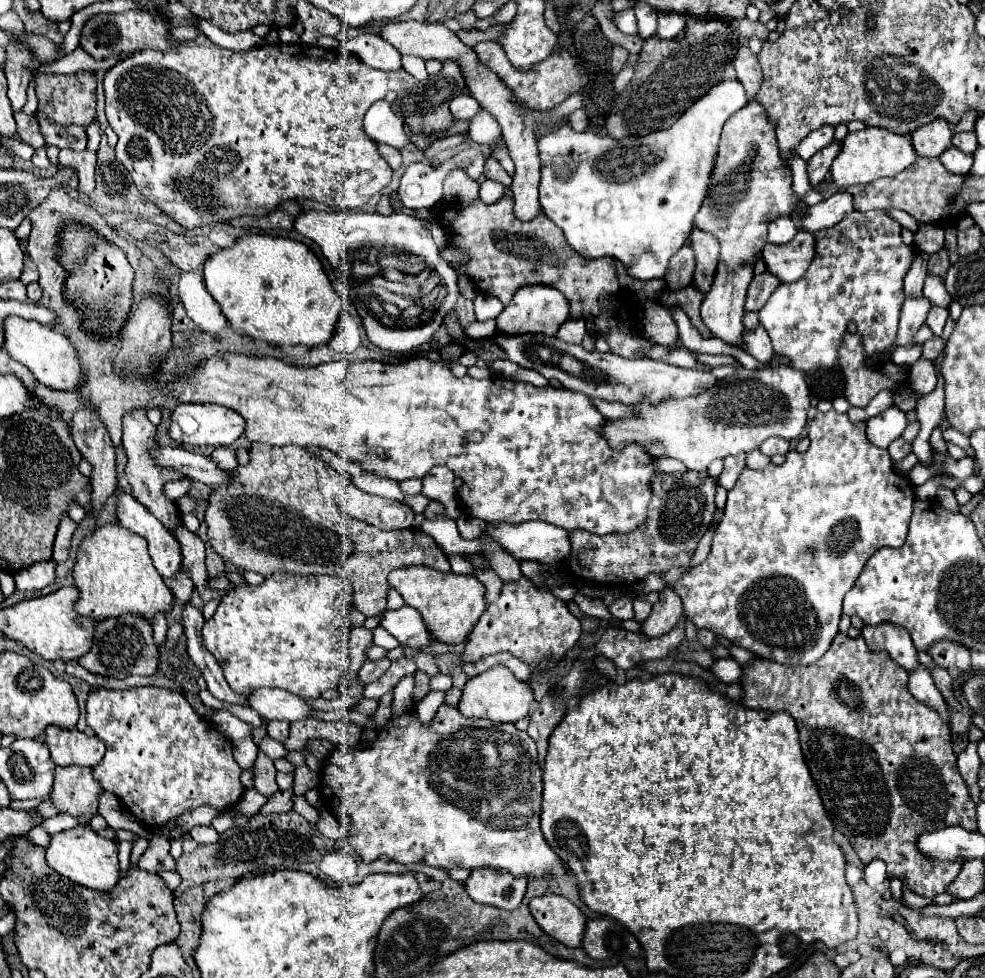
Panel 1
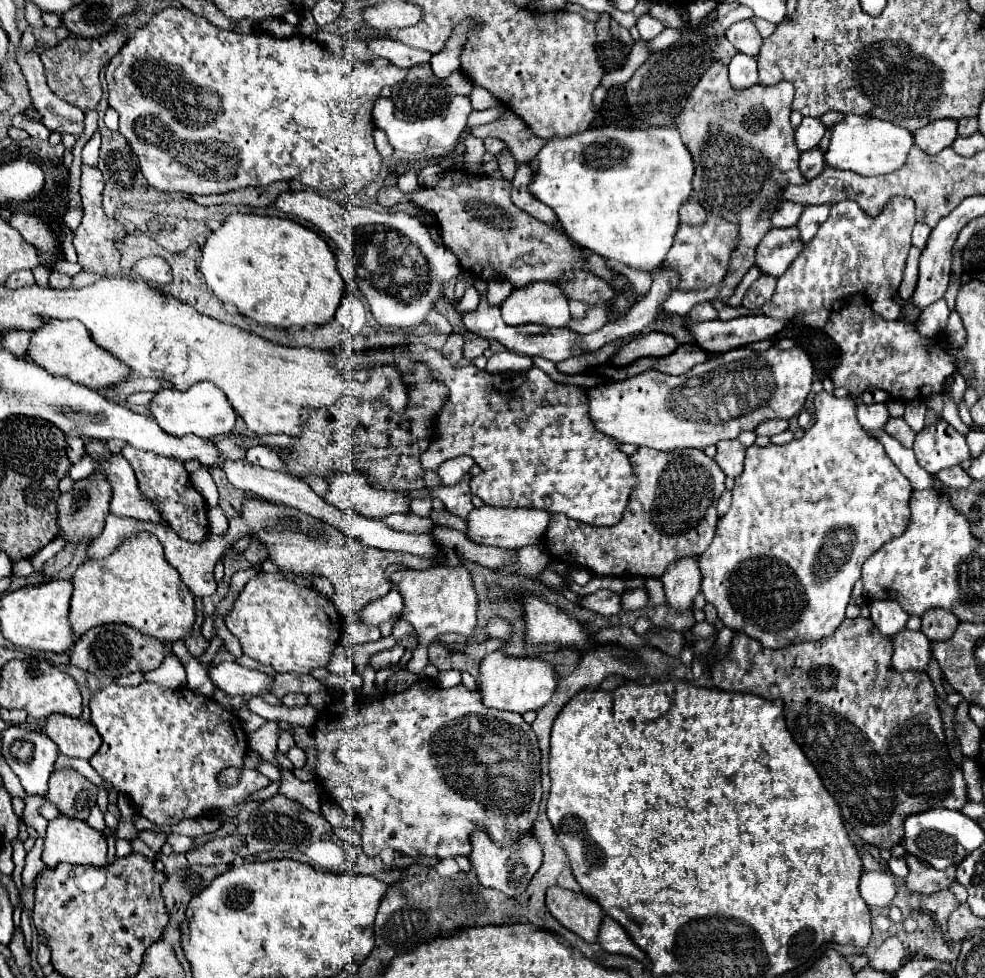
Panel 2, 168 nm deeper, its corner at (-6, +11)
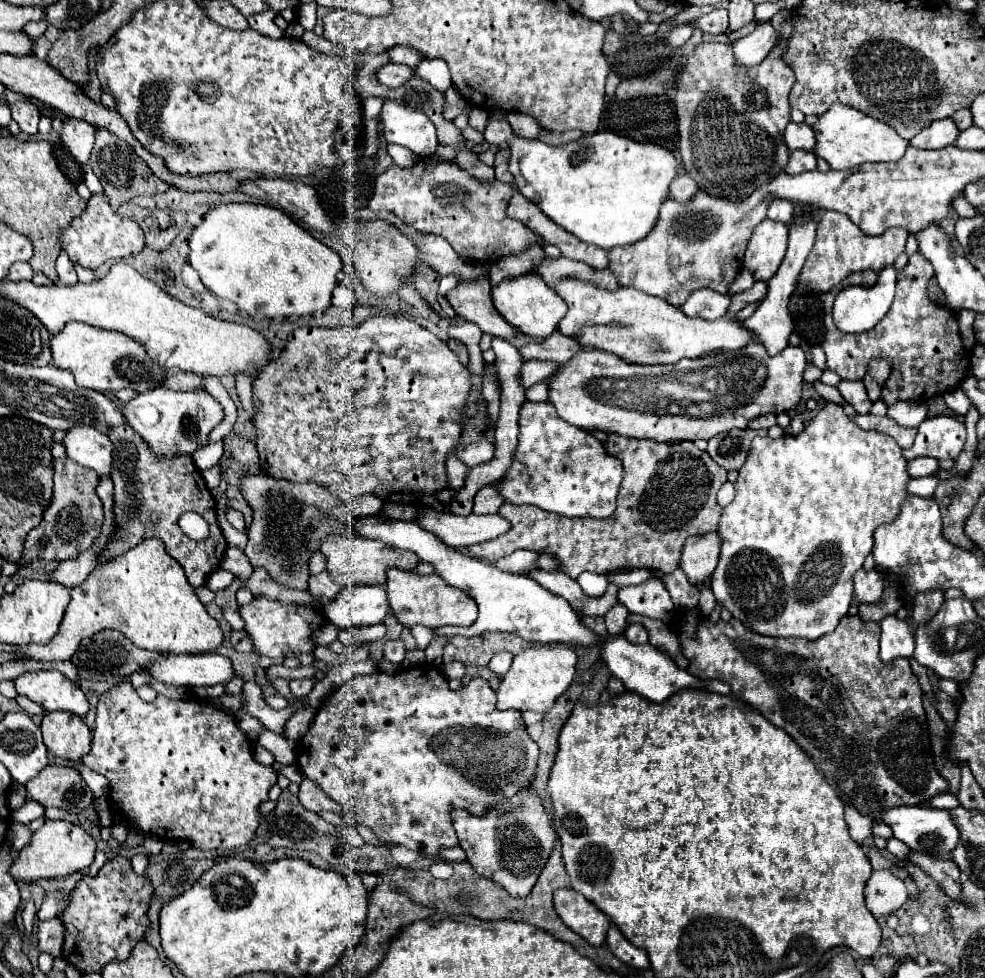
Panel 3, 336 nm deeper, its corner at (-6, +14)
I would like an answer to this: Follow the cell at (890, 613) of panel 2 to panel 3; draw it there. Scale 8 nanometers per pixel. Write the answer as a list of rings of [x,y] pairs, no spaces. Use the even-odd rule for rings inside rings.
[[[858,570],[858,574],[854,574],[854,594],[860,602],[878,604],[884,594],[882,576],[876,570],[870,570],[870,572]]]

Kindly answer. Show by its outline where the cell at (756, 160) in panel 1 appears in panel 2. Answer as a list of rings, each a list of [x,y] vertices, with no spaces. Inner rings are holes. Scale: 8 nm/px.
[[[714,61],[692,89],[690,101],[682,113],[674,119],[696,165],[692,197],[708,213],[716,213],[740,225],[740,243],[724,277],[720,299],[734,293],[736,285],[754,265],[756,245],[772,227],[770,217],[774,213],[774,205],[764,211],[764,203],[776,203],[780,189],[790,181],[794,185],[802,185],[806,181],[798,169],[800,151],[794,145],[794,129],[790,125],[792,99],[794,85],[788,81],[780,81],[770,87],[752,85],[750,89],[736,91],[728,81],[728,67],[722,61]]]

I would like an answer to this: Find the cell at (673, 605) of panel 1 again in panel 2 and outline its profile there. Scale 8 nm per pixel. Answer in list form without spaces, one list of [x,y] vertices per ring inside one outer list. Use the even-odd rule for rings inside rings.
[[[682,557],[682,561],[672,561],[670,569],[662,575],[662,583],[668,607],[676,611],[690,609],[702,585],[698,557]]]

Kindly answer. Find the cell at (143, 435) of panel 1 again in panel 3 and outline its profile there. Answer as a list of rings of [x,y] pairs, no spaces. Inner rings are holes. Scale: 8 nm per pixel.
[[[128,424],[110,428],[108,434],[114,445],[114,512],[118,518],[118,528],[122,528],[122,542],[106,554],[108,558],[114,558],[138,542],[154,536],[160,538],[166,544],[166,550],[172,558],[180,562],[184,568],[188,582],[198,588],[206,582],[206,578],[218,568],[222,554],[226,550],[226,540],[222,536],[222,530],[216,522],[216,502],[210,494],[210,490],[202,484],[200,472],[192,462],[192,456],[178,454],[176,458],[162,458],[156,456],[150,446]],[[184,512],[196,512],[202,514],[202,518],[210,526],[210,536],[206,540],[190,540],[184,536],[184,532],[178,526],[178,518]]]

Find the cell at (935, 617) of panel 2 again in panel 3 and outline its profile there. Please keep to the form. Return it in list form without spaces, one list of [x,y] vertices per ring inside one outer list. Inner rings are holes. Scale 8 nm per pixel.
[[[930,592],[930,594],[918,594],[918,598],[914,598],[914,608],[912,608],[912,620],[914,624],[926,624],[930,622],[930,618],[934,618],[934,614],[942,608],[944,602],[944,594],[942,592]]]

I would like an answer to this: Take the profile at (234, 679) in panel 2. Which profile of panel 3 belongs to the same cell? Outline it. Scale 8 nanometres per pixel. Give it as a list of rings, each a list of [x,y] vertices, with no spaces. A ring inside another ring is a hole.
[[[208,652],[208,654],[164,654],[156,664],[148,666],[148,674],[170,686],[216,686],[228,684],[236,678],[236,670],[230,658]]]

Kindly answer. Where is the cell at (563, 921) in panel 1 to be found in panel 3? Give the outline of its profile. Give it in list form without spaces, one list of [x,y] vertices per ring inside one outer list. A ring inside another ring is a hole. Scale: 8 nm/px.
[[[560,888],[554,892],[554,908],[562,922],[586,938],[592,946],[600,946],[604,942],[610,918],[582,894],[572,888]]]

